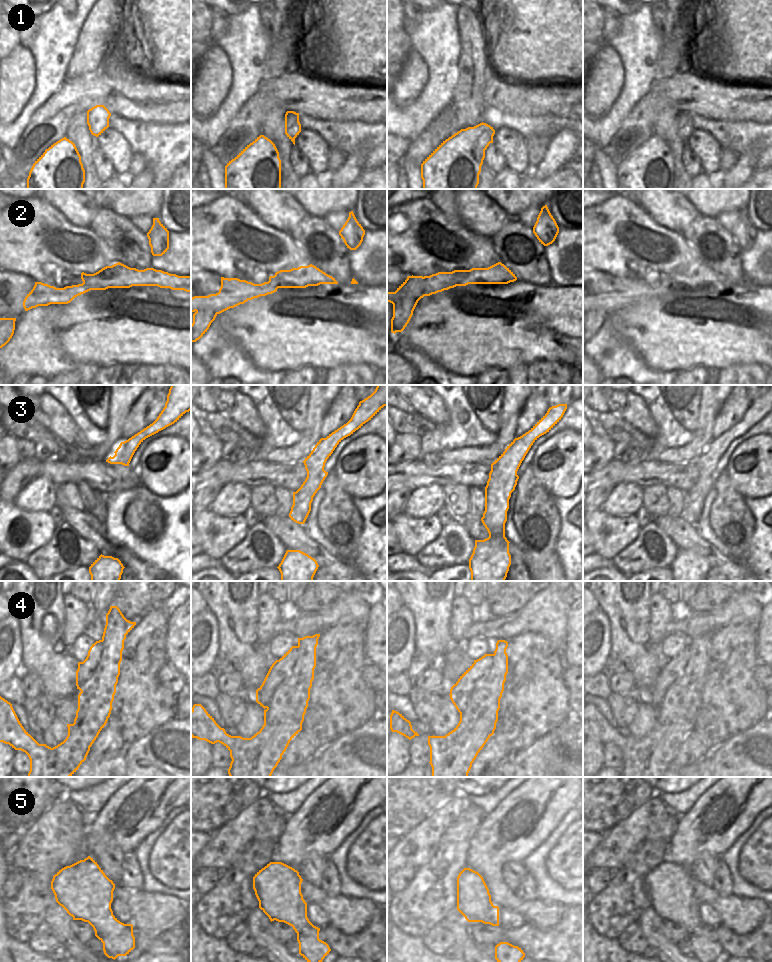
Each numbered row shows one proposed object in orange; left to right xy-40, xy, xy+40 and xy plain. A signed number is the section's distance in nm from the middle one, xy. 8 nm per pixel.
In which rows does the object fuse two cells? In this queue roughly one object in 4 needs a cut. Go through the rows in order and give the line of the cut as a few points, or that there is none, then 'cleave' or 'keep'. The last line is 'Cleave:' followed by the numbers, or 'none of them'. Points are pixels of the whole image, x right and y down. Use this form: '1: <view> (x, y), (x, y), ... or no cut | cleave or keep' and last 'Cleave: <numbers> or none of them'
1: no cut | keep
2: xy+40 (424, 277), (426, 285), (419, 295), (419, 299) | cleave
3: no cut | keep
4: xy (298, 645), (296, 664), (290, 675), (278, 687), (267, 708) | cleave
5: no cut | keep
Cleave: 2, 4

